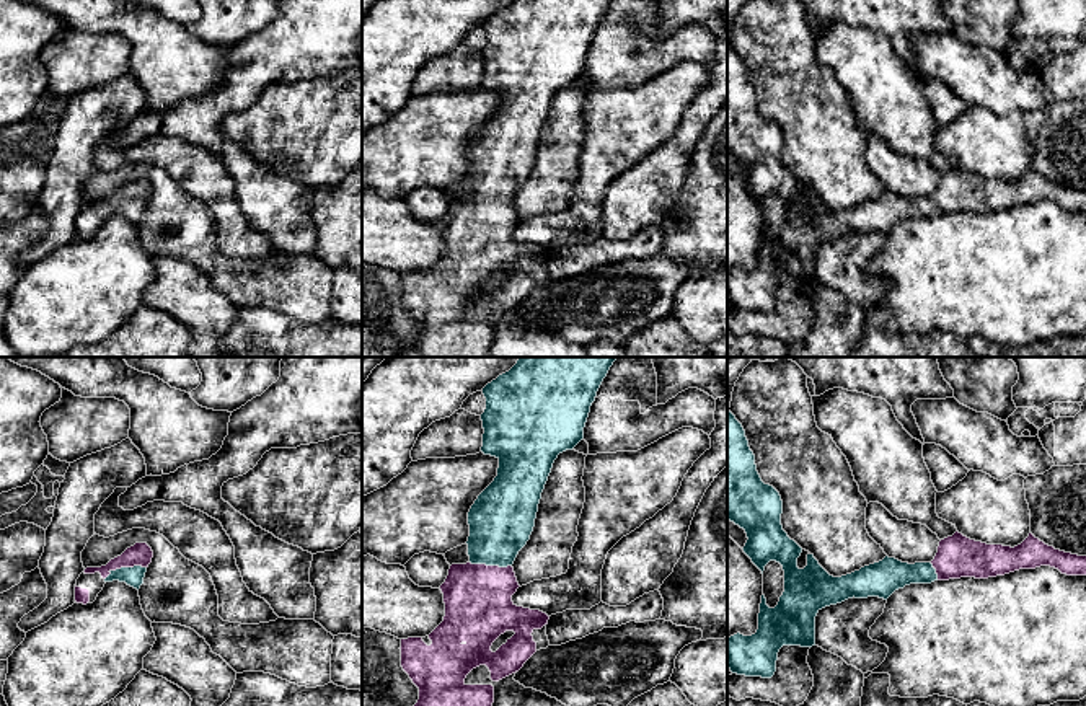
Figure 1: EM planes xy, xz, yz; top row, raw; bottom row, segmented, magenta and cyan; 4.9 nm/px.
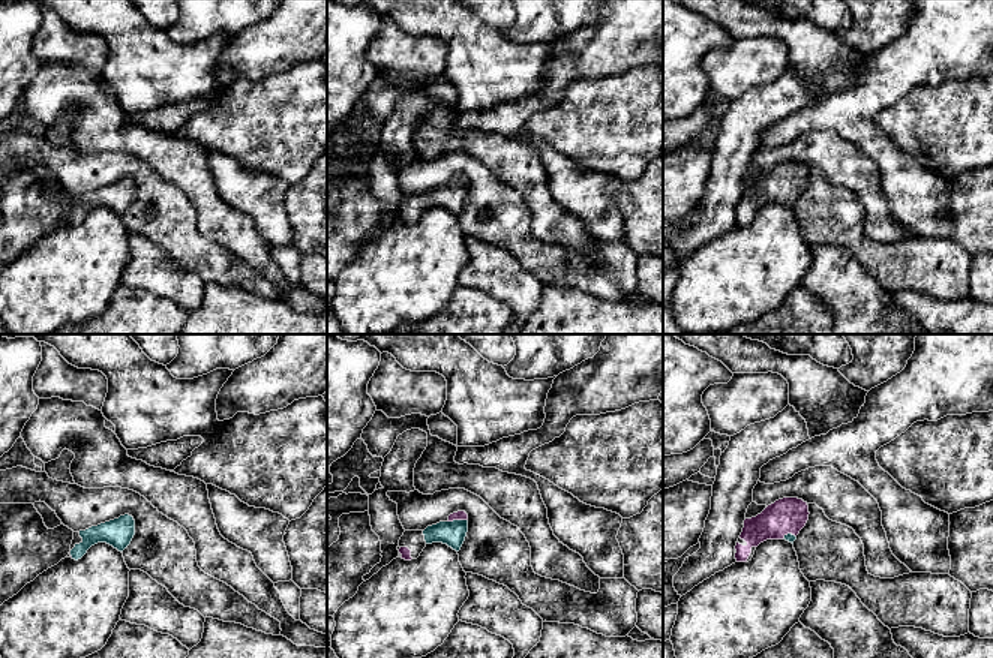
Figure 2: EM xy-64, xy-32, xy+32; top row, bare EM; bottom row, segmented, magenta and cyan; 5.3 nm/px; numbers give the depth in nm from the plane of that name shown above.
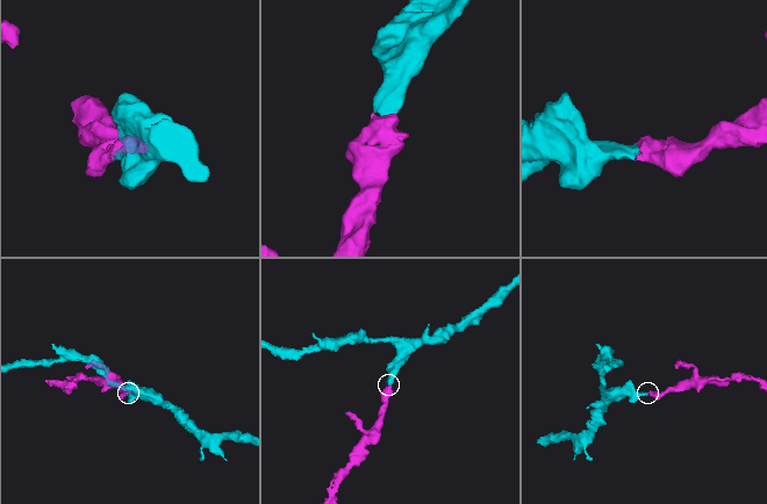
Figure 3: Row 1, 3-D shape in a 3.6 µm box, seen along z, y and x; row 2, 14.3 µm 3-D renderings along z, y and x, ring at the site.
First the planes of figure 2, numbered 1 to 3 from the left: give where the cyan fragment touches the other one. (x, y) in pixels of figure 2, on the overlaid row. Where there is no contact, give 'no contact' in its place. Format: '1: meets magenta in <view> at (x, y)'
1: no contact
2: meets magenta in xy-32 at (456, 519)
3: meets magenta in xy+32 at (788, 532)

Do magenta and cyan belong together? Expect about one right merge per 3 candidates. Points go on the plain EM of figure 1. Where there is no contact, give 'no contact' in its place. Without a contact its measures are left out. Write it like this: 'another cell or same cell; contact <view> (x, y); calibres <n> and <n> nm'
same cell; contact xy (124, 201); calibres 110 and 100 nm

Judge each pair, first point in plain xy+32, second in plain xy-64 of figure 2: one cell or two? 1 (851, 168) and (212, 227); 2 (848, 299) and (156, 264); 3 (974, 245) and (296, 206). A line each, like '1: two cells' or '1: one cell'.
1: one cell
2: one cell
3: one cell

